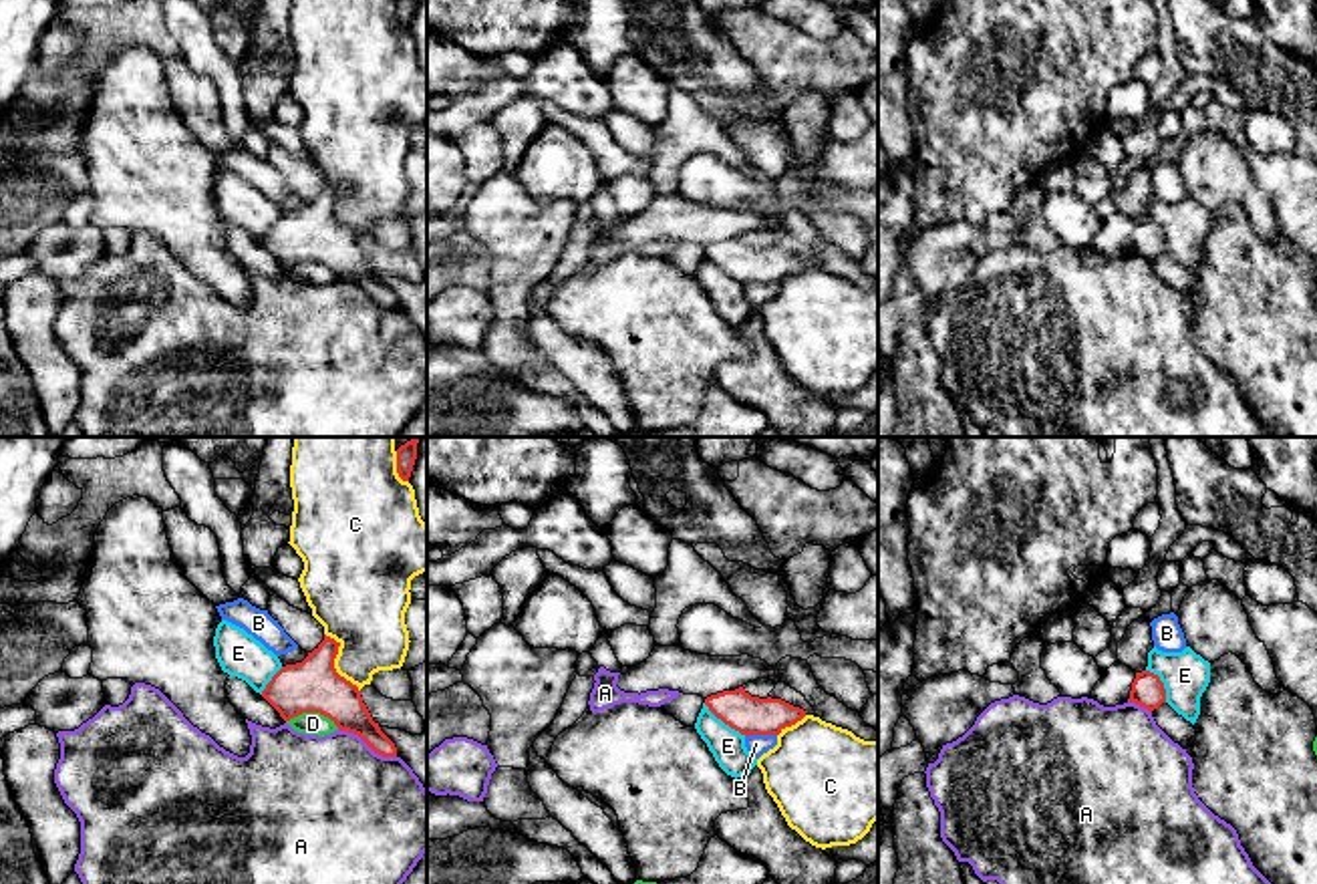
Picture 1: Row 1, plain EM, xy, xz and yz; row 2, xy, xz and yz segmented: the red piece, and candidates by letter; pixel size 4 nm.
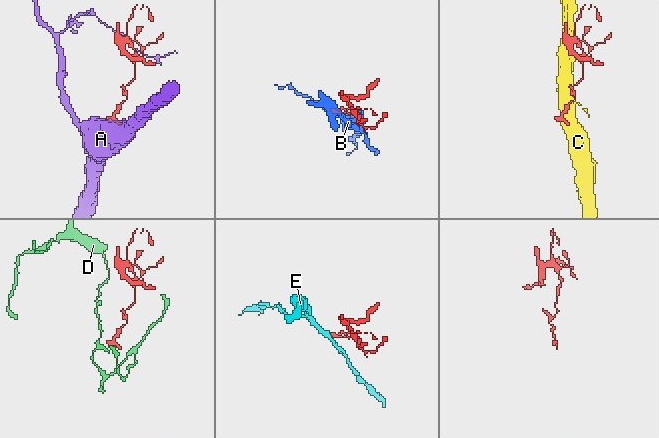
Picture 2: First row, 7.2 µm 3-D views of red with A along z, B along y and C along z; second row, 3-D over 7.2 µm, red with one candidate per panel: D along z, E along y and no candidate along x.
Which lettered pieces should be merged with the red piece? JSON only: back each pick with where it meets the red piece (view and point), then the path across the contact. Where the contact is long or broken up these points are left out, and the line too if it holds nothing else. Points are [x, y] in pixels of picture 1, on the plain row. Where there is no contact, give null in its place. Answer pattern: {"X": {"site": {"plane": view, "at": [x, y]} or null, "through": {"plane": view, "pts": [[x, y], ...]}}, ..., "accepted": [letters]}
{"accepted": []}

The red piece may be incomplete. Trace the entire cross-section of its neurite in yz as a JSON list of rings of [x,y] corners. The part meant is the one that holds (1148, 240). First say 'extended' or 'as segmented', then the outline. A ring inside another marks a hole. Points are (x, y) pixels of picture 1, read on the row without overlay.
as segmented; [[[1150,219],[1136,222],[1128,250],[1136,252],[1152,262],[1162,252],[1166,252],[1164,232],[1160,230],[1158,224],[1150,222]]]

